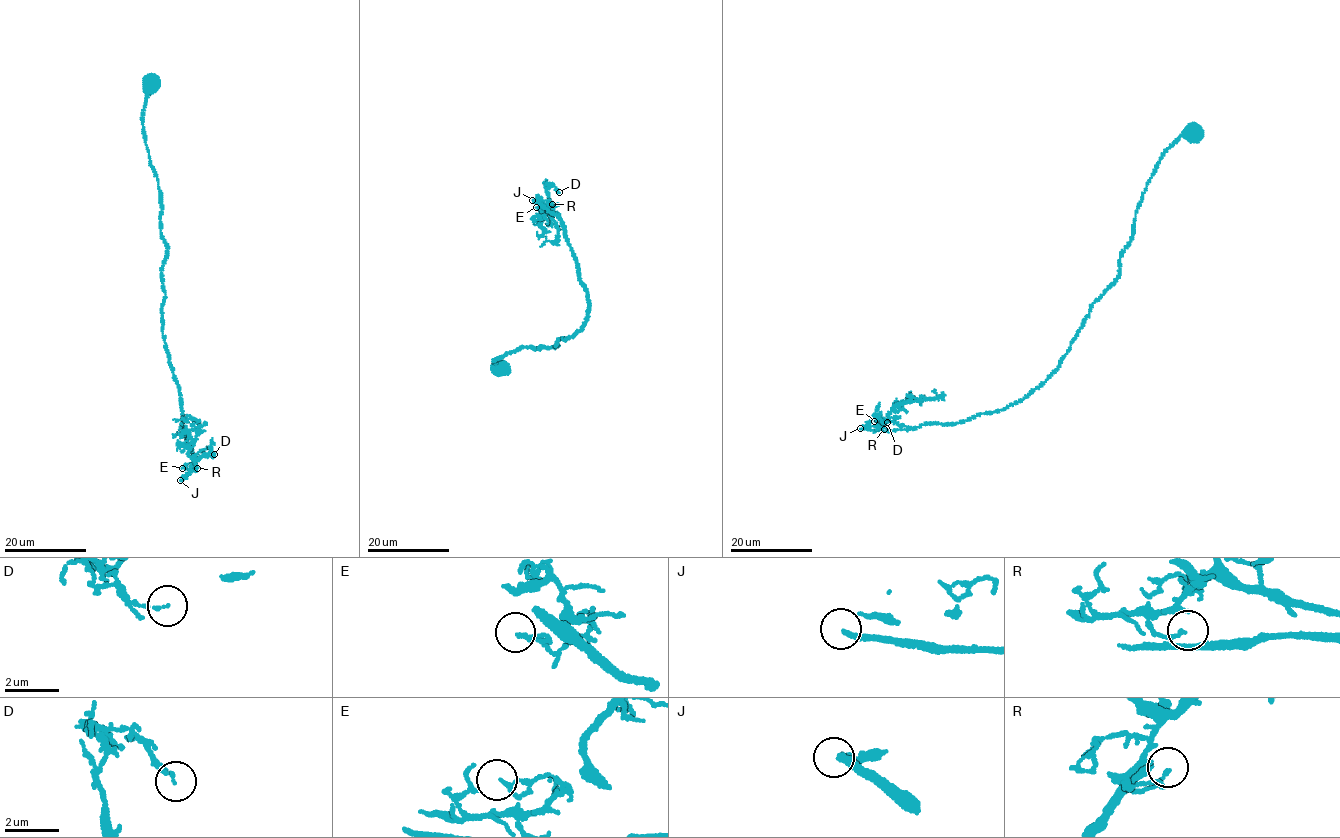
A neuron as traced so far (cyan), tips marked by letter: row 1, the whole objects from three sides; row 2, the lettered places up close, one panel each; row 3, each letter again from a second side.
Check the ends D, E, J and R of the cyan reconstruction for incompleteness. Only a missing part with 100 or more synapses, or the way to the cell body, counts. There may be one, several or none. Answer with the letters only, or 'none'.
J

